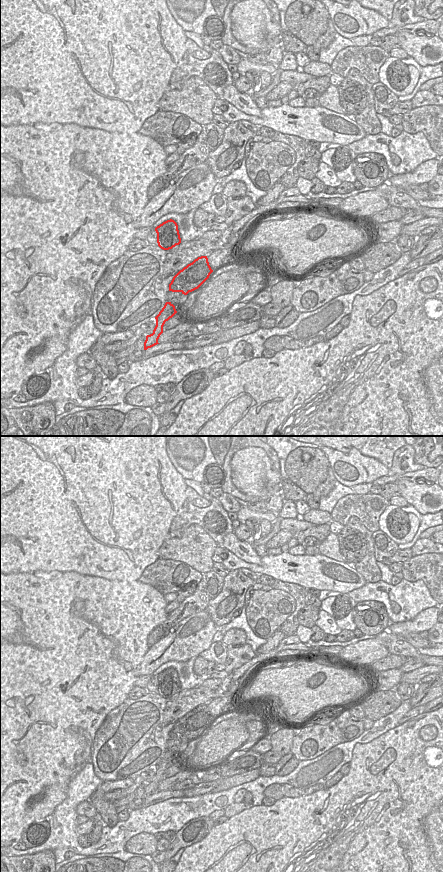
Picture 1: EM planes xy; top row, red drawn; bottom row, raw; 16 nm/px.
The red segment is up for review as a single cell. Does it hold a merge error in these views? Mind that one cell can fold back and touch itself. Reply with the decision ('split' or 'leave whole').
split

